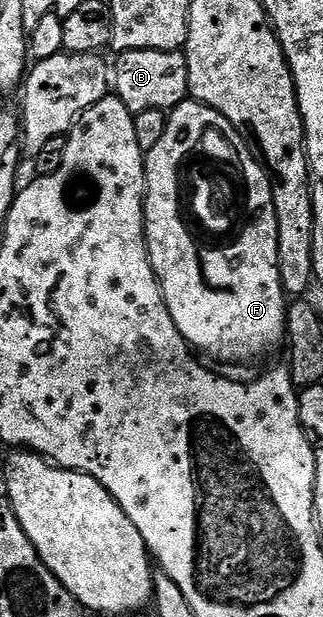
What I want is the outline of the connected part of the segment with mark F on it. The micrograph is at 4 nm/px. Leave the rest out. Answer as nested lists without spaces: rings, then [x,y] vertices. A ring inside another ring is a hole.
[[[179,103],[168,115],[166,133],[162,133],[158,145],[146,152],[144,186],[144,239],[148,242],[148,260],[160,282],[160,291],[170,309],[170,317],[174,317],[174,325],[189,347],[197,352],[205,351],[210,358],[221,359],[224,363],[248,363],[251,359],[262,358],[279,343],[281,346],[286,339],[286,292],[280,283],[278,269],[278,221],[272,196],[272,181],[268,172],[252,156],[234,125],[230,125],[230,121],[222,117],[222,113],[204,103]],[[208,123],[212,123],[213,129],[224,127],[224,135],[228,135],[228,139],[236,143],[236,151],[240,151],[240,163],[244,163],[244,171],[248,171],[248,183],[252,183],[252,223],[248,223],[248,235],[240,239],[240,247],[232,247],[232,251],[224,251],[224,255],[208,255],[208,259],[200,259],[200,255],[196,255],[196,249],[188,251],[188,237],[193,232],[184,226],[184,218],[180,216],[180,162],[201,146],[196,141],[196,131],[192,131],[192,127],[208,127]]]

